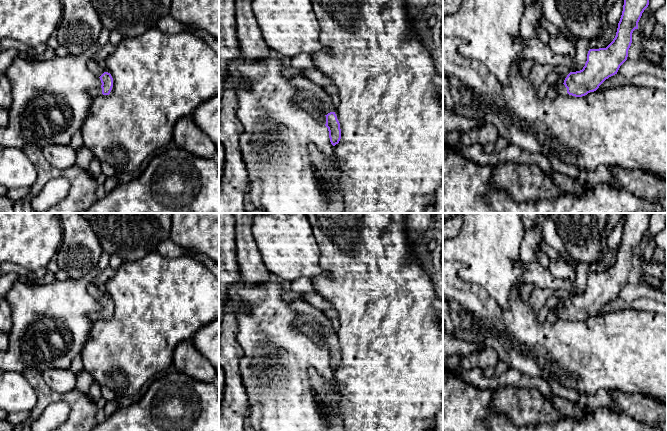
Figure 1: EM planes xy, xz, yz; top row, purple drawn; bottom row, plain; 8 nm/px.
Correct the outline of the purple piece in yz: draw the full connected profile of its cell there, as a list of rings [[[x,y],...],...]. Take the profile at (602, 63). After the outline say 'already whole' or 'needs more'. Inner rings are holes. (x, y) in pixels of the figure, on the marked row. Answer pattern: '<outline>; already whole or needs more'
[[[624,0],[622,15],[613,41],[606,48],[590,49],[583,69],[570,72],[564,82],[558,85],[558,95],[568,93],[575,97],[585,96],[596,91],[606,79],[617,74],[620,66],[627,60],[628,50],[632,43],[632,33],[638,29],[638,22],[648,5],[649,0]]]; needs more

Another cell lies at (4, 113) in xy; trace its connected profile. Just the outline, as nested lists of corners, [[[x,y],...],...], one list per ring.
[[[0,107],[0,128],[6,127],[9,121],[9,110]]]

